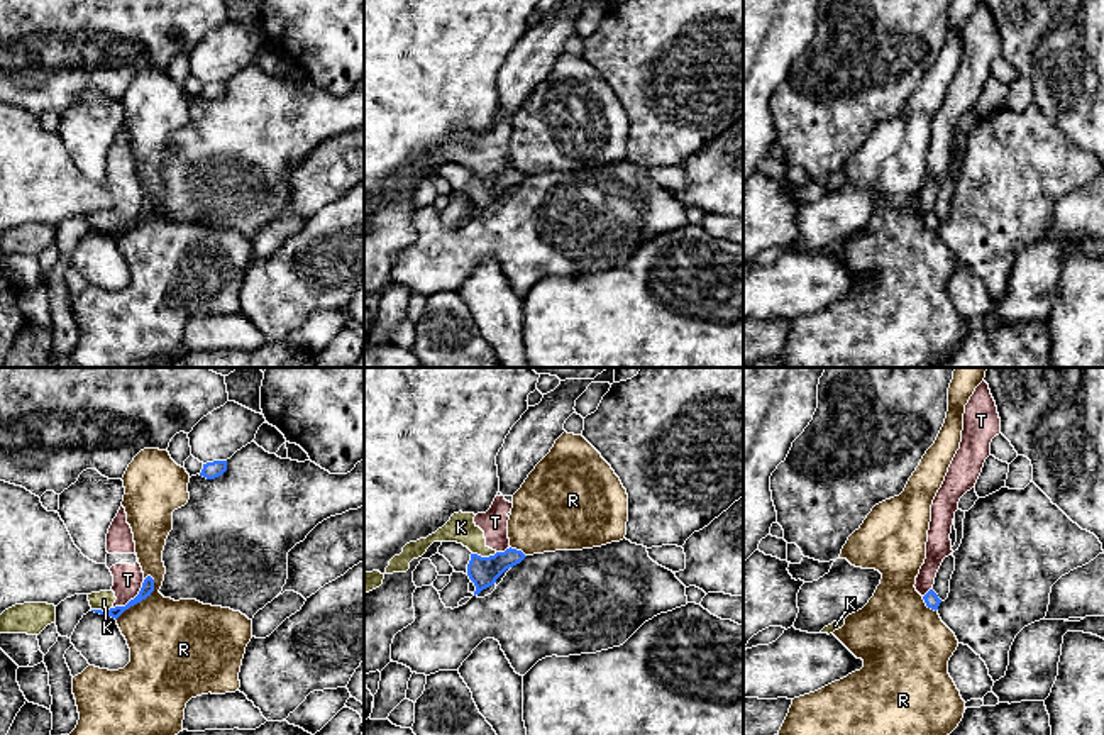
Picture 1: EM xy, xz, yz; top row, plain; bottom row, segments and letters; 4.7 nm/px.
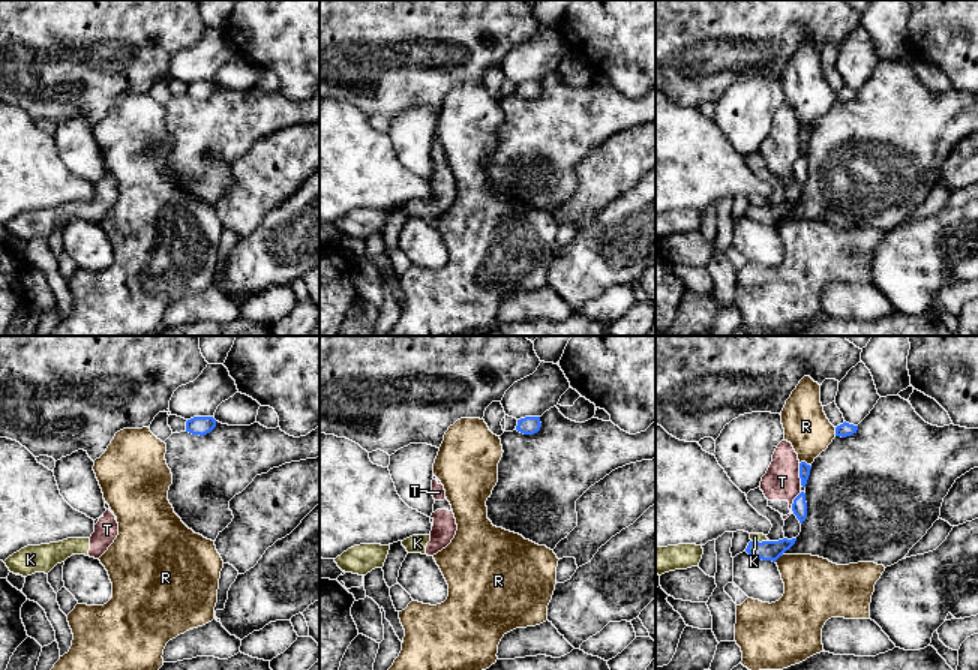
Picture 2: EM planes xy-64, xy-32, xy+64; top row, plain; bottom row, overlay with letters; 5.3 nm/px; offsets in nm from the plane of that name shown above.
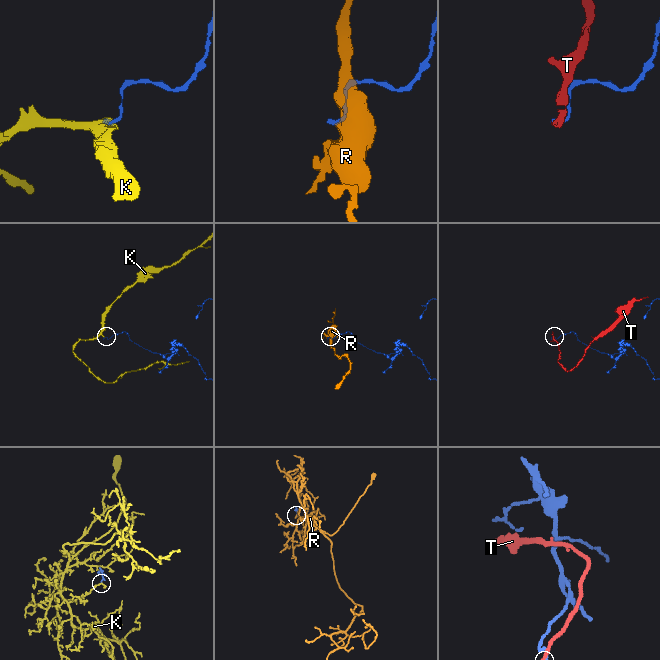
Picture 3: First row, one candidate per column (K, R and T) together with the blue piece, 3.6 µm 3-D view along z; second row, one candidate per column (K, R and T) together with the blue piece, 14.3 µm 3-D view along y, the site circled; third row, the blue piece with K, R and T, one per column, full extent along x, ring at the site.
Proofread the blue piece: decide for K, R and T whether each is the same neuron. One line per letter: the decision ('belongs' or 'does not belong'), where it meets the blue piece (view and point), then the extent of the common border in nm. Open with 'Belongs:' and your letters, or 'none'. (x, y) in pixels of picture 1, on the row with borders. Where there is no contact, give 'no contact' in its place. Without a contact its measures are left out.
Belongs: none
K: does not belong; contact xz (485, 558); length 120 nm
R: does not belong; contact xy (141, 600); length 280 nm
T: does not belong; contact xy (134, 598); length 200 nm

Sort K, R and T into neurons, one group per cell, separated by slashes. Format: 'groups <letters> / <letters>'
groups K T / R

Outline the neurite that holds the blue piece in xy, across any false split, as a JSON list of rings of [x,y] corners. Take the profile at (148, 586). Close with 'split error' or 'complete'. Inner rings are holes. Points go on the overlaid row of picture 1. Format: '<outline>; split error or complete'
[[[147,576],[142,583],[139,594],[134,600],[130,600],[125,606],[115,606],[115,608],[110,608],[107,611],[102,611],[102,610],[91,610],[91,611],[100,613],[100,615],[107,615],[107,616],[112,616],[117,620],[125,610],[141,603],[147,596],[151,596],[152,591],[154,591],[154,579],[151,576]]]; complete

